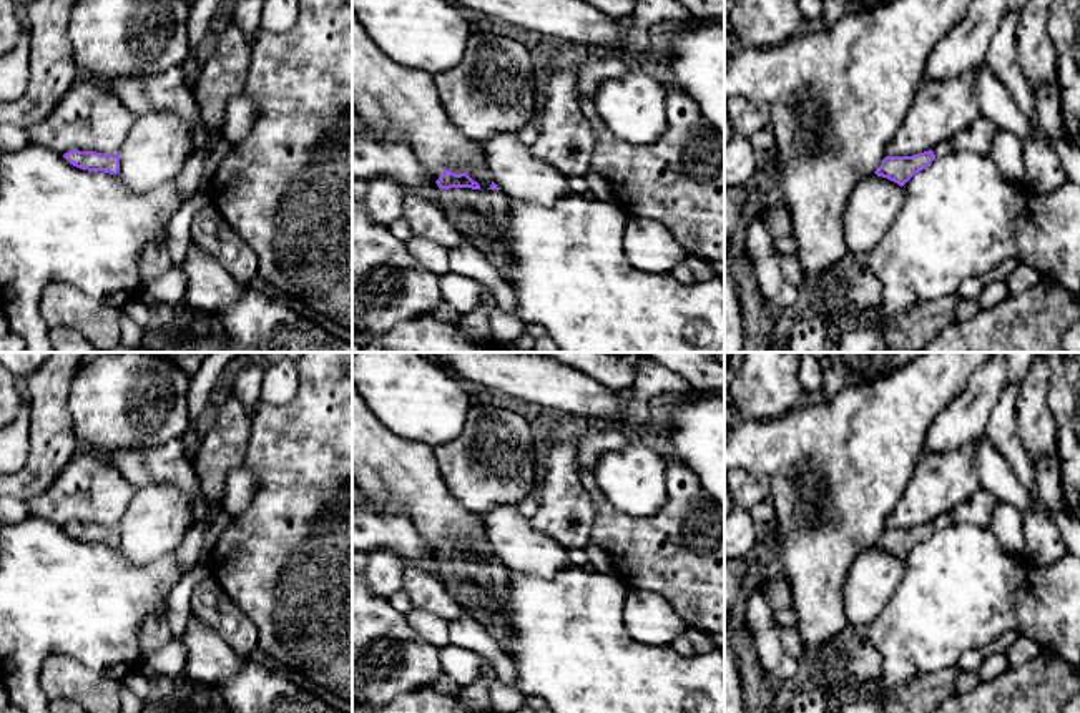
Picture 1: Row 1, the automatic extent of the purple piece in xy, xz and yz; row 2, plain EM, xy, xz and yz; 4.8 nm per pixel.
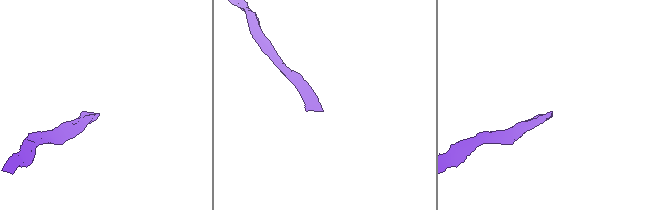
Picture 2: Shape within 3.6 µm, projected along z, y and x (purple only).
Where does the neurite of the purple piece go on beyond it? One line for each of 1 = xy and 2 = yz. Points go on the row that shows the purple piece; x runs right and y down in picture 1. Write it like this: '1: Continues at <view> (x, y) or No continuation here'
1: No continuation here
2: Continues at yz (979, 137)

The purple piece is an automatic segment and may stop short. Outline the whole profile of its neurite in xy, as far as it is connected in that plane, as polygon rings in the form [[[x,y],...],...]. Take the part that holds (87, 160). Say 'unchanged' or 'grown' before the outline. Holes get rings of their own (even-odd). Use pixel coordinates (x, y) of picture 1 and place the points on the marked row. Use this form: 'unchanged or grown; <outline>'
unchanged; [[[71,150],[65,153],[63,158],[70,165],[81,168],[81,170],[103,171],[110,175],[120,173],[120,155],[101,155],[96,151]]]

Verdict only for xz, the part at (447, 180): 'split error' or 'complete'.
split error

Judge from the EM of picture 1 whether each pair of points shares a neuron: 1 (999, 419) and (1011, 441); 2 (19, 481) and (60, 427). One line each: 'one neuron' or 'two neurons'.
1: one neuron
2: one neuron

